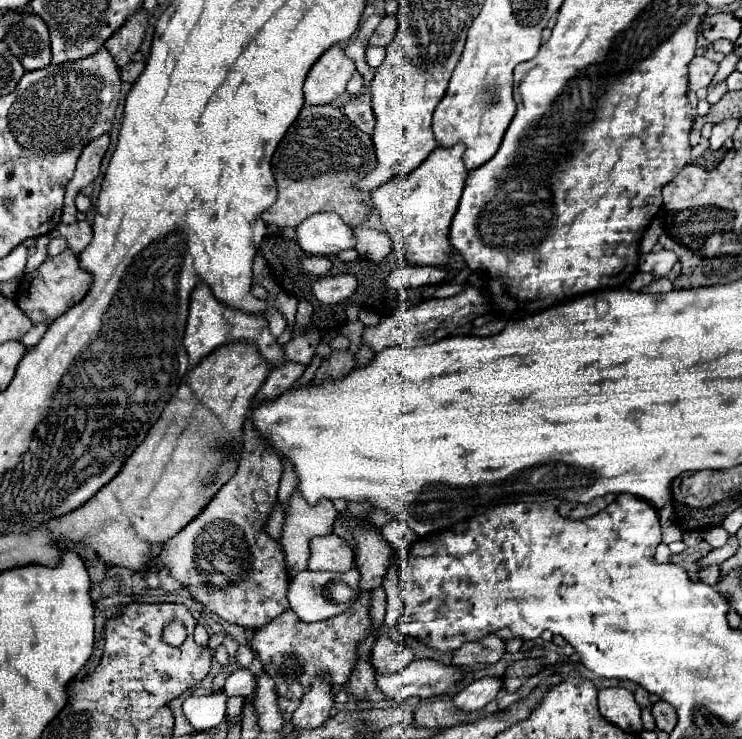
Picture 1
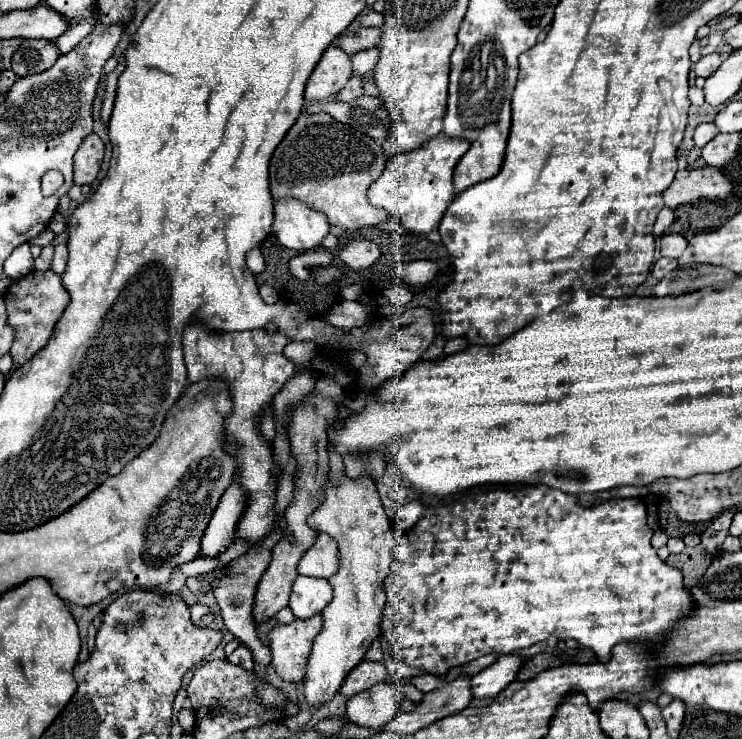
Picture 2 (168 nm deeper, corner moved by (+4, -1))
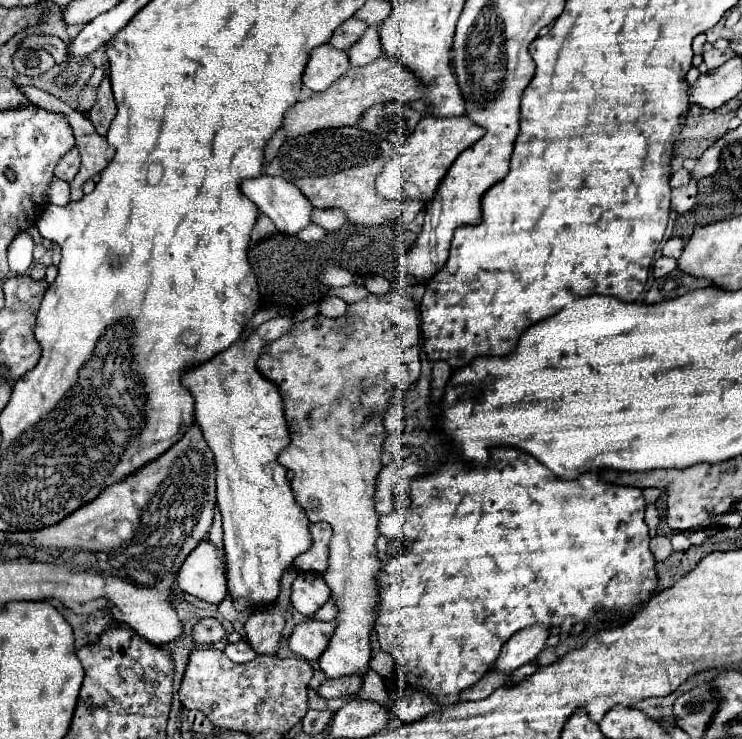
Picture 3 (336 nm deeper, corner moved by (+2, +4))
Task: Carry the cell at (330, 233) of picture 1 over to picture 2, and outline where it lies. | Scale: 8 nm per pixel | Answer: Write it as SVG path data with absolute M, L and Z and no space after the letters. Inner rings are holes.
M279 201L275 207L273 233L281 245L297 253L313 251L321 247L325 235L329 235L329 221L323 213L307 209L299 201Z

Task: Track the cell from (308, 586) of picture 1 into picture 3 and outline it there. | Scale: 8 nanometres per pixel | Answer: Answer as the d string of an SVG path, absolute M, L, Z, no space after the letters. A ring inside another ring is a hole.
M299 572L291 586L291 604L309 618L329 600L329 596L329 586L323 576L315 572Z

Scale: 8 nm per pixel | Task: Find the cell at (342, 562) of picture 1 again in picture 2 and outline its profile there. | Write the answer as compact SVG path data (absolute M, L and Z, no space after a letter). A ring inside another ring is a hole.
M319 533L315 545L301 557L299 575L309 577L333 577L339 569L339 549L337 543L327 535Z

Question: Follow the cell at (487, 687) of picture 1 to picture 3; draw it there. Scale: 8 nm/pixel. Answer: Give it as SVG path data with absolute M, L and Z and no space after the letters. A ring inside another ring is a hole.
M535 624L531 628L519 630L511 640L503 646L501 656L493 670L499 672L513 672L519 666L535 660L535 656L543 650L545 640L549 638L551 628L543 628L543 624Z

